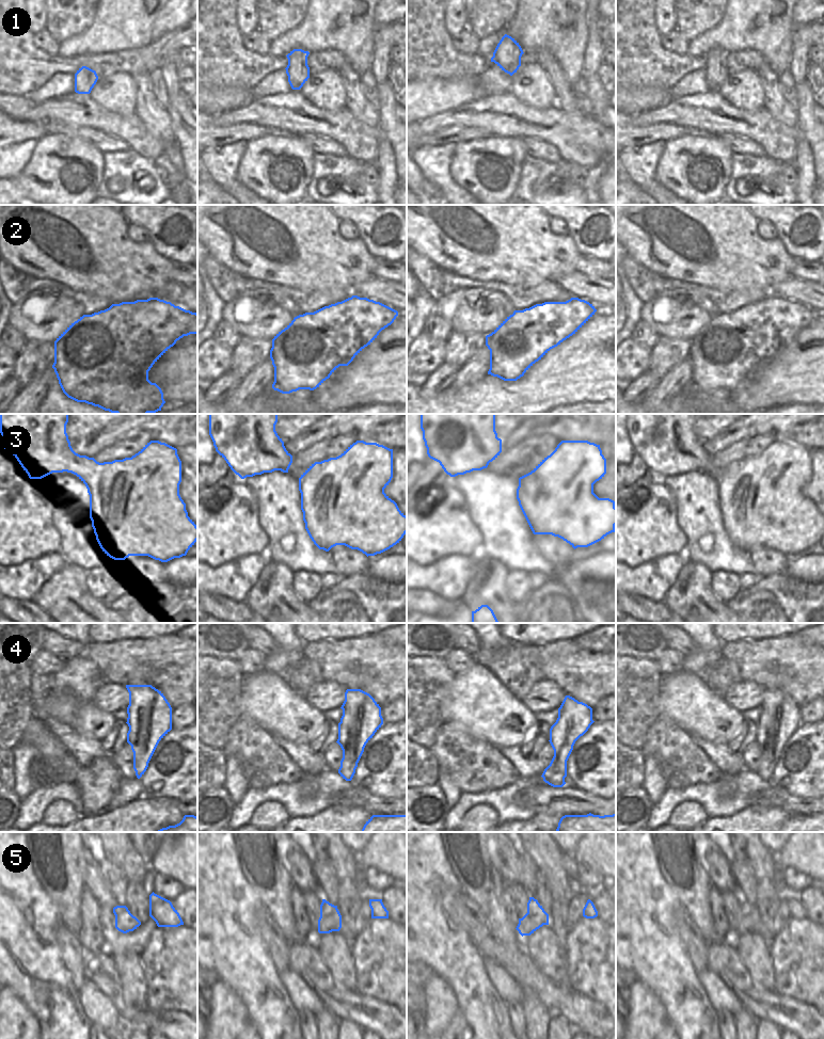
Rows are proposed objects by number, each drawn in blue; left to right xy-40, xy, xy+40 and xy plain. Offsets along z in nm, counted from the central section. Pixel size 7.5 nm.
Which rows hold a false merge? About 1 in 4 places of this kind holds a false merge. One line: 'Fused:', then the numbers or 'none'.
Fused: 2

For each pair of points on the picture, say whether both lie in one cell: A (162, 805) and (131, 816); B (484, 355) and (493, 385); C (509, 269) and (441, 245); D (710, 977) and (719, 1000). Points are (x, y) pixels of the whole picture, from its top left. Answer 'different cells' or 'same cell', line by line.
A: same cell
B: different cells
C: same cell
D: same cell

